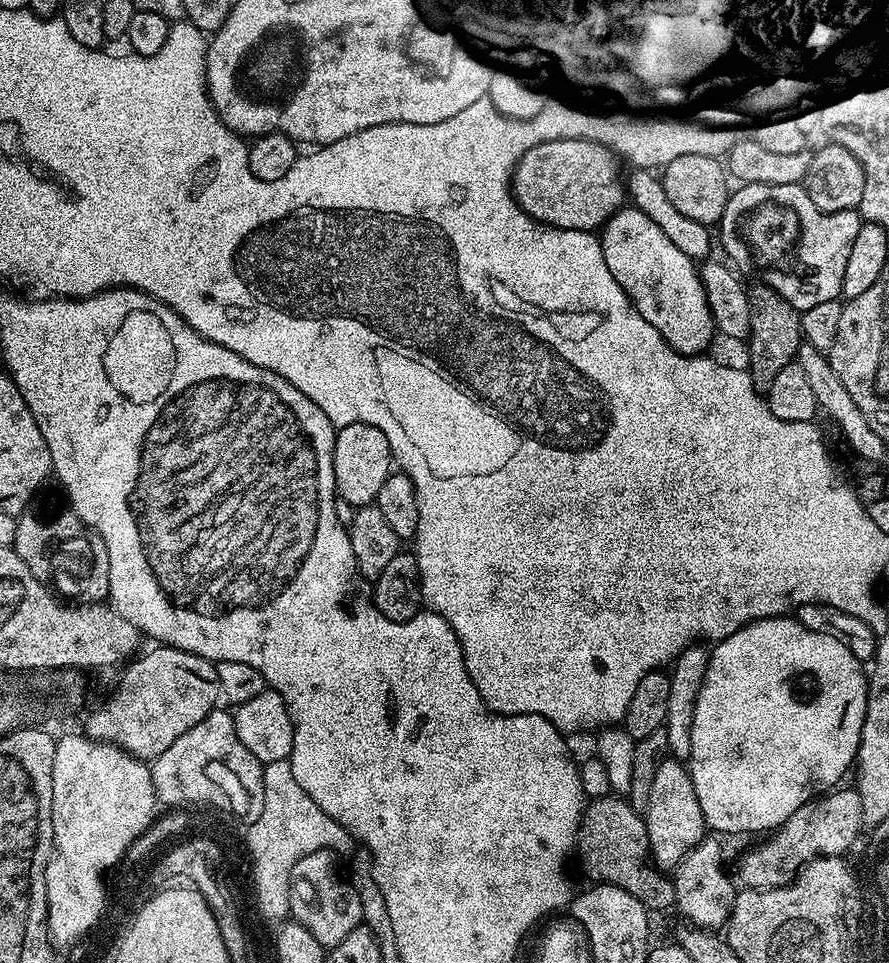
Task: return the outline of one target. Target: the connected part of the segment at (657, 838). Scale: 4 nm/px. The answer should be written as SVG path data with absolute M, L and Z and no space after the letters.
M666 758L658 766L658 775L650 789L650 802L643 812L644 825L648 831L648 848L652 851L652 863L661 870L674 870L686 858L694 846L706 836L702 806L698 806L698 794L694 794L692 773L681 761Z

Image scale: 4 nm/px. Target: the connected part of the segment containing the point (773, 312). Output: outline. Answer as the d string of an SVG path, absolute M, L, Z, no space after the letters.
M759 286L749 287L747 294L750 306L750 324L746 347L752 353L748 356L747 371L752 373L752 381L757 386L767 386L774 382L774 378L781 373L784 366L790 366L796 359L799 346L802 343L800 330L800 312L782 294L778 294L773 288Z

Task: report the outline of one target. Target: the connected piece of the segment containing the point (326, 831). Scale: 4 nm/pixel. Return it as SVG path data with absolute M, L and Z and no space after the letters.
M291 759L264 765L264 773L266 779L263 781L262 787L268 788L268 801L265 801L265 815L252 830L252 851L256 857L257 888L260 888L261 908L264 909L267 916L275 917L280 916L280 884L284 884L284 880L290 880L294 866L299 860L306 858L306 854L310 854L318 848L326 848L329 852L335 852L341 857L348 858L357 851L358 844L342 825L334 822L334 818L330 818L330 814L326 814L326 810L319 808L318 802L314 802L314 798L310 798L310 794L306 794L306 790L302 790L302 786L298 786L298 782L294 779Z

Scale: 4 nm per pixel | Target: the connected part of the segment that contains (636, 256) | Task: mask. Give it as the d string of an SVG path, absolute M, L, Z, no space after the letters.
M631 206L621 207L620 211L604 225L598 236L602 246L602 258L606 258L606 266L610 274L614 274L614 282L622 286L622 290L631 298L632 305L662 334L662 338L672 349L681 356L698 356L709 351L712 344L712 335L717 335L715 319L712 317L711 308L707 304L706 290L700 280L700 268L697 261L686 258L646 214Z

